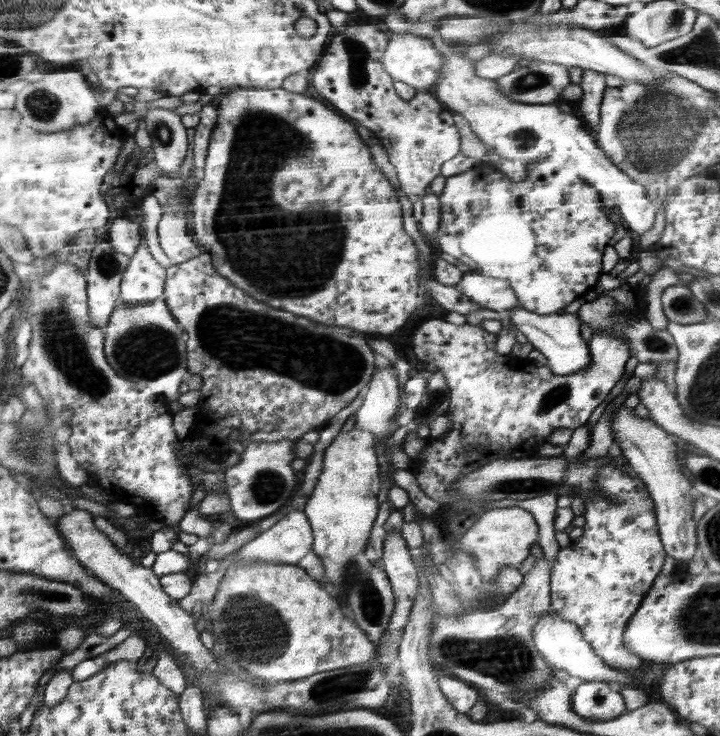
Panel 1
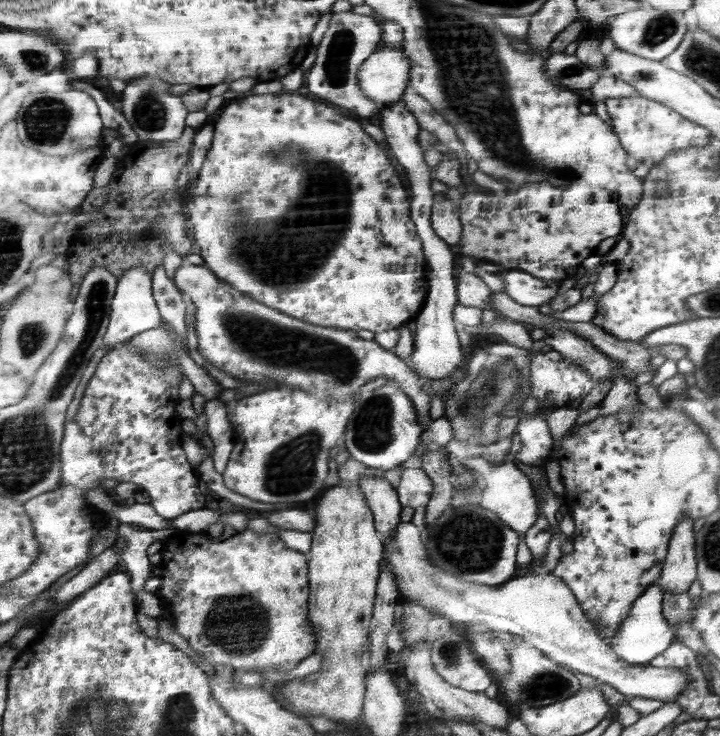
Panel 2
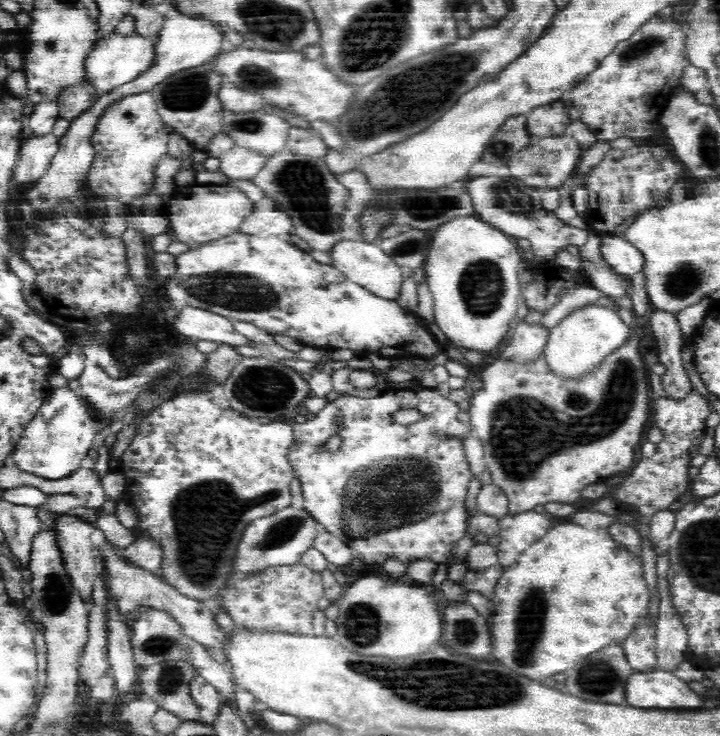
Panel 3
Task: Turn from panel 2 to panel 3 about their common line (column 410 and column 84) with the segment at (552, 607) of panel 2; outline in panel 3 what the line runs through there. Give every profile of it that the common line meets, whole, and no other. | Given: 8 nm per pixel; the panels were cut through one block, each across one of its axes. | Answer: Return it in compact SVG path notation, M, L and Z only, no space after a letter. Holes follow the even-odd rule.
M74 516L60 518L56 528L60 534L60 540L56 539L56 544L60 545L60 554L64 557L64 568L84 602L90 604L94 580L100 572L99 561L92 554L90 540L94 528L90 523L84 524L83 520L74 520Z

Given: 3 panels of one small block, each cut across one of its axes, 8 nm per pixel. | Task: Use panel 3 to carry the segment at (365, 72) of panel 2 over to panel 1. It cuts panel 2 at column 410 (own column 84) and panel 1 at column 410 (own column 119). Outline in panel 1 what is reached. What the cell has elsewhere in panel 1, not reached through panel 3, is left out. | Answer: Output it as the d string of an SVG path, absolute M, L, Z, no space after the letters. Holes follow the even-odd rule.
M404 33L394 35L394 38L386 46L385 55L381 60L382 66L390 74L394 84L406 82L415 91L427 91L432 84L437 84L438 77L441 76L441 56L442 50L438 46L438 41L424 38L421 35Z

